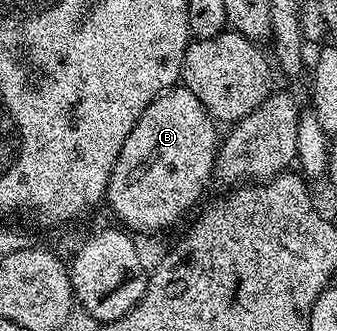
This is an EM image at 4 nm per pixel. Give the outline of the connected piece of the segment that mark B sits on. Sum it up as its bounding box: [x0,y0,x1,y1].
[107,88,219,231]

